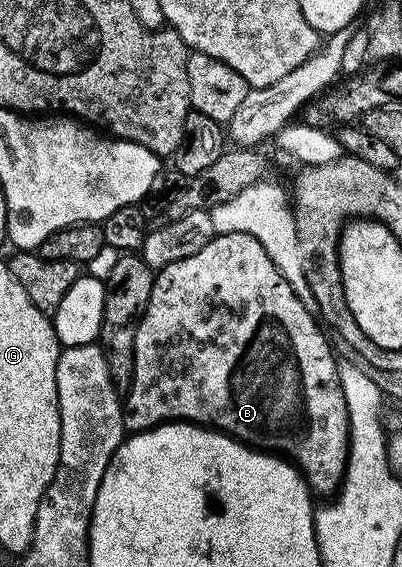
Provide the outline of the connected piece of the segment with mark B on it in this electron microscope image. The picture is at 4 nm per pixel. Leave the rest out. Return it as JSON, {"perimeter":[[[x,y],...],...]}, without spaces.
{"perimeter":[[[239,232],[218,234],[205,247],[199,248],[195,256],[187,256],[187,260],[175,260],[175,264],[167,264],[167,268],[156,271],[151,288],[151,300],[135,332],[135,368],[131,384],[127,387],[126,394],[129,395],[124,395],[121,412],[126,431],[151,430],[163,422],[183,421],[207,426],[221,431],[222,434],[238,438],[247,446],[266,452],[276,452],[288,458],[304,474],[310,491],[318,495],[319,493],[329,494],[325,496],[336,495],[341,488],[341,481],[345,479],[345,465],[349,459],[349,421],[347,404],[343,400],[343,388],[337,371],[339,362],[338,359],[333,359],[333,350],[329,347],[328,337],[330,338],[330,335],[323,329],[314,311],[303,305],[299,296],[295,296],[291,284],[282,276],[279,268],[275,268],[271,256],[267,256],[267,248],[263,248],[263,244],[255,240],[255,236]]]}

